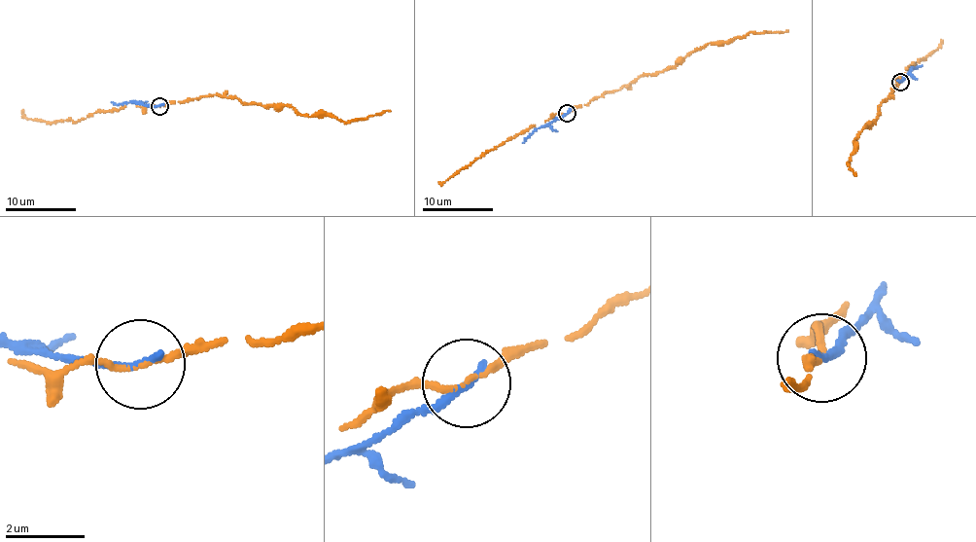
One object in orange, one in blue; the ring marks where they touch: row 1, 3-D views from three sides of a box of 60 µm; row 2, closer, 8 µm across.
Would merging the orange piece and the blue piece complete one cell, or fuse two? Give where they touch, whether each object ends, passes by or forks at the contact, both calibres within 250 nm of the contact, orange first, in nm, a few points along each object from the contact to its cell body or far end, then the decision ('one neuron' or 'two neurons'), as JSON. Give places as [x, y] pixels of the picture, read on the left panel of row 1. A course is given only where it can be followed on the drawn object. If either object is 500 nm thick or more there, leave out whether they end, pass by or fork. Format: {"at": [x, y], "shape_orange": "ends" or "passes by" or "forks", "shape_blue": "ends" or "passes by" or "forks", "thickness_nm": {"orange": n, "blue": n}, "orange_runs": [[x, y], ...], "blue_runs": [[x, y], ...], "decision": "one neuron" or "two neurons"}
{"at": [159, 106], "shape_orange": "passes by", "shape_blue": "ends", "thickness_nm": {"orange": 110, "blue": 220}, "orange_runs": [[159, 106], [216, 94], [237, 97], [246, 104], [287, 105], [310, 117], [332, 115], [342, 122], [390, 111]], "blue_runs": [[159, 106], [111, 102]], "decision": "two neurons"}

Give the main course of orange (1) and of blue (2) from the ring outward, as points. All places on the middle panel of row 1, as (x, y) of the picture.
1: (568, 114), (640, 77), (676, 68), (709, 43), (732, 42), (749, 32), (787, 30)
2: (568, 114), (535, 128), (522, 143)

